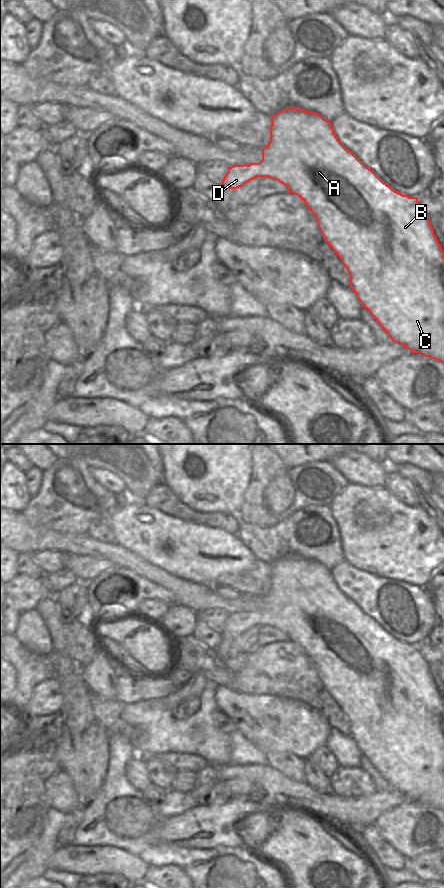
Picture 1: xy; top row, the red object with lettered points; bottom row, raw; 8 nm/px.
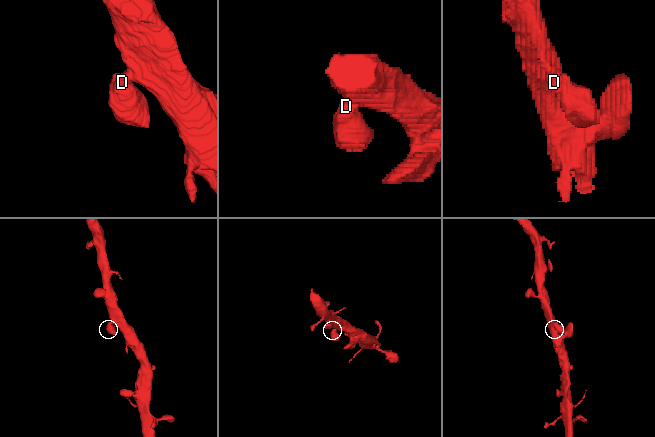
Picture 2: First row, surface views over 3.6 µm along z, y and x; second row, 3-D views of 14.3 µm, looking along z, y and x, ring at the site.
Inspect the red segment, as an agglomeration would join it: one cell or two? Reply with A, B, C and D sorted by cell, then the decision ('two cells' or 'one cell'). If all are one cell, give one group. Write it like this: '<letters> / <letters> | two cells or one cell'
A B C D | one cell

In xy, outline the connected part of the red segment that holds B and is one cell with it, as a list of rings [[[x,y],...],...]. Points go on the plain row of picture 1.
[[[289,555],[270,565],[270,590],[262,597],[262,608],[249,613],[233,613],[222,628],[222,637],[237,637],[257,625],[275,627],[288,636],[288,641],[297,643],[312,660],[318,670],[318,676],[334,701],[340,706],[350,724],[350,736],[356,742],[362,755],[365,755],[390,787],[425,805],[444,811],[444,700],[440,694],[430,668],[418,650],[418,645],[409,645],[395,639],[374,619],[369,617],[354,601],[349,599],[336,585],[332,571],[311,559]]]

